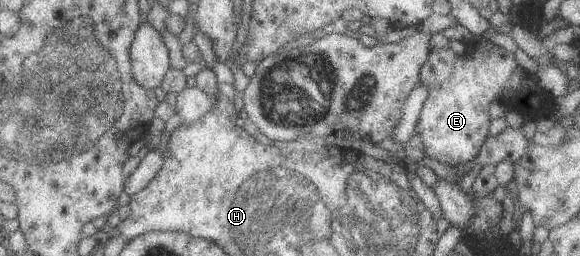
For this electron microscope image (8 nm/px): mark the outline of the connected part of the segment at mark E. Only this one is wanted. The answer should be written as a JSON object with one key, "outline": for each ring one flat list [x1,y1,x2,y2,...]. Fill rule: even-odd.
{"outline":[[497,46,491,47,488,53,475,50,468,52,466,56,455,55,448,47,431,48,428,59,421,67,418,79,419,83,427,87,427,98,418,116,417,134,423,144,424,157,436,160,443,165,458,166,473,163,487,137,491,121,488,115,491,101,507,99,509,107,517,109,520,115,527,115,528,119,555,114,554,102,543,101,543,97,548,99,551,95,539,87,537,77,525,75,524,69,515,63,514,54]]}

